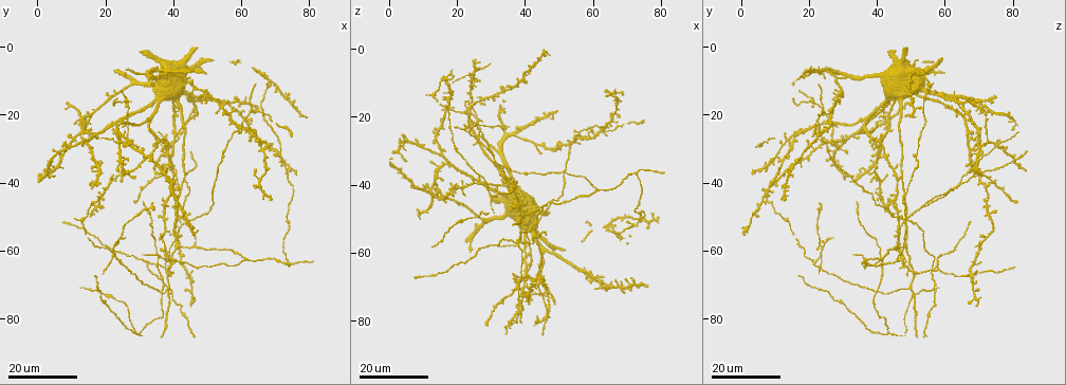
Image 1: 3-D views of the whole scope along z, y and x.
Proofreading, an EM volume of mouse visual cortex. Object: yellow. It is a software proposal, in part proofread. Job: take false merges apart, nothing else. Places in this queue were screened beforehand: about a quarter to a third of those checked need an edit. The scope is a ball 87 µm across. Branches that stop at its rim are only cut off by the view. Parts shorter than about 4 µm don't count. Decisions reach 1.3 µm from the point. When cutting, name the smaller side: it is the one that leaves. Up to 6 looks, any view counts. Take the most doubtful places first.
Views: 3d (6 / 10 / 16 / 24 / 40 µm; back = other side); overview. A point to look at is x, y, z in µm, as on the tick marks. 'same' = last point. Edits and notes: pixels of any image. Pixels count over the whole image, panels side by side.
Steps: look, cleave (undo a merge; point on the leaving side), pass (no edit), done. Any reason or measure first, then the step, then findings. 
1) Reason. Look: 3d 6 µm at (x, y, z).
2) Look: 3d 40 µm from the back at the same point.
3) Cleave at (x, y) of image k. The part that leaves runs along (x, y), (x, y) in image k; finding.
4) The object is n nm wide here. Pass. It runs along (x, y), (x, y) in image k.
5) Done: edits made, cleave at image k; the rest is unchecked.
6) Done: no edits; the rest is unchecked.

Looks like a crossing. Look: 3d 24 µm at (35.5, 72.5, 40.5).

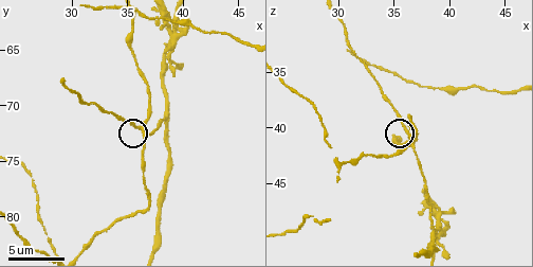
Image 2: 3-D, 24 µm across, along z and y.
Zoom in. Look: 3d 10 µm at (36.0, 71.8, 39.8).

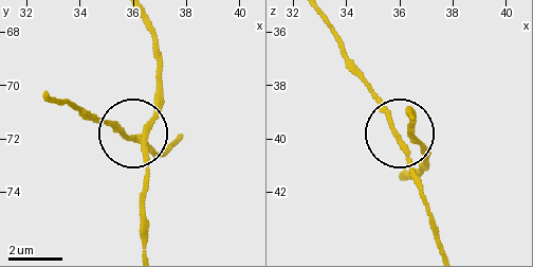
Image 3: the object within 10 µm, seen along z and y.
Look: 3d 10 µm from the back at (35.8, 72.0, 39.9).

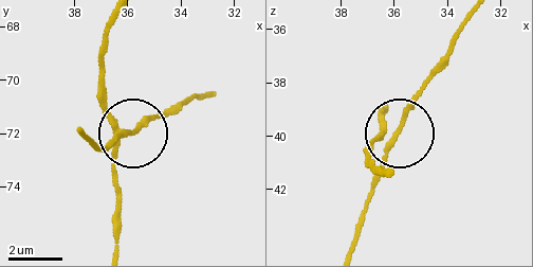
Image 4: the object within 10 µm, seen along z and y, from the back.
4 arms meet here. Pass. It runs along (85, 132), (100, 148), (130, 135), (114, 155), (114, 208) in image 4; continuous, no second neuron.

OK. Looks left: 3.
Three-way junction. Look: 3d 16 µm at (43.5, 51.0, 49.0).

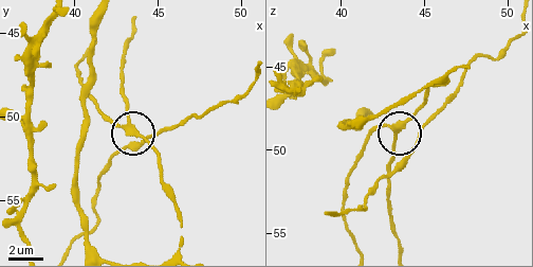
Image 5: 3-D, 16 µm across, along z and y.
Look: 3d 10 µm at (43.3, 50.5, 48.9).

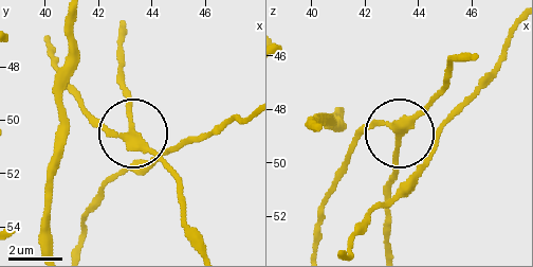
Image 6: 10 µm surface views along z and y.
The side arm is 8 µm long; 3 arms meet here. Pass. Continuous, no second neuron.

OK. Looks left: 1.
Done: no edits; the rest is unchecked.

